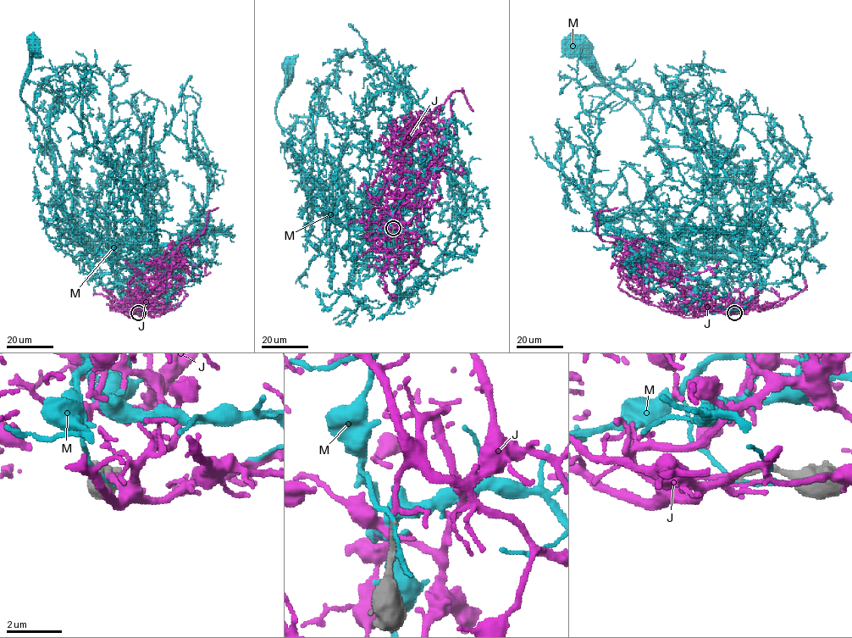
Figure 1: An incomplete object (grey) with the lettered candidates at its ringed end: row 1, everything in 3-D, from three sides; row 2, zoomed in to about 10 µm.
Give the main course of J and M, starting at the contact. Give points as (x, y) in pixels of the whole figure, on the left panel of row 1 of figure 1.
J: (138, 313), (129, 316), (163, 291), (163, 280), (182, 260), (187, 271), (163, 299), (173, 296)
M: (138, 313), (130, 271), (81, 243), (72, 220), (67, 171), (47, 130), (21, 100), (32, 43)

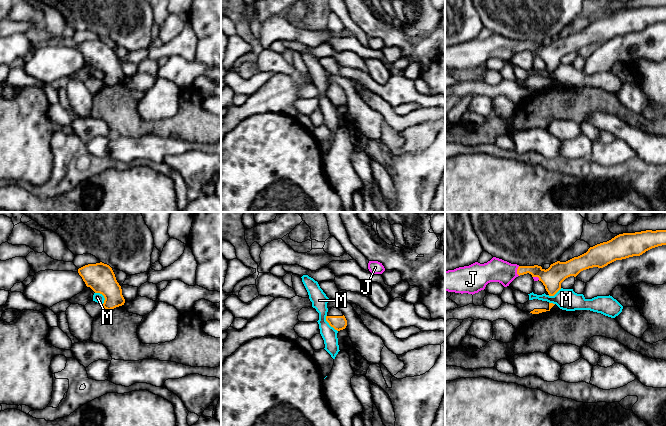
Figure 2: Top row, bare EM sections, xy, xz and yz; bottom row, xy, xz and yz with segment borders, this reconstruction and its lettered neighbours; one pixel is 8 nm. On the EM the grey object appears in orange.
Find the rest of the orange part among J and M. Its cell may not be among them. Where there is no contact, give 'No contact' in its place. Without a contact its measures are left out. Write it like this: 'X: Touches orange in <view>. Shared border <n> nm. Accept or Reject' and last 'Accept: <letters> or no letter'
J: Touches orange in yz. Shared border 80 nm. Accept
M: Touches orange in xz. Shared border 160 nm. Reject
Accept: J

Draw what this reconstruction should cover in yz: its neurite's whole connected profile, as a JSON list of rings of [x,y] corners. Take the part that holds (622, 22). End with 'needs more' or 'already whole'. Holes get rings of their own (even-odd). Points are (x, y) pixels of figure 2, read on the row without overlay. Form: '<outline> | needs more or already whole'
[[[646,6],[635,9],[623,9],[607,18],[590,23],[588,27],[566,38],[557,37],[548,45],[541,42],[519,42],[493,33],[484,40],[475,38],[469,42],[445,47],[445,67],[475,70],[484,66],[490,58],[499,58],[504,63],[518,52],[531,50],[534,57],[541,57],[549,72],[554,72],[561,59],[568,53],[576,53],[581,47],[598,43],[666,21],[666,6]]] | needs more

